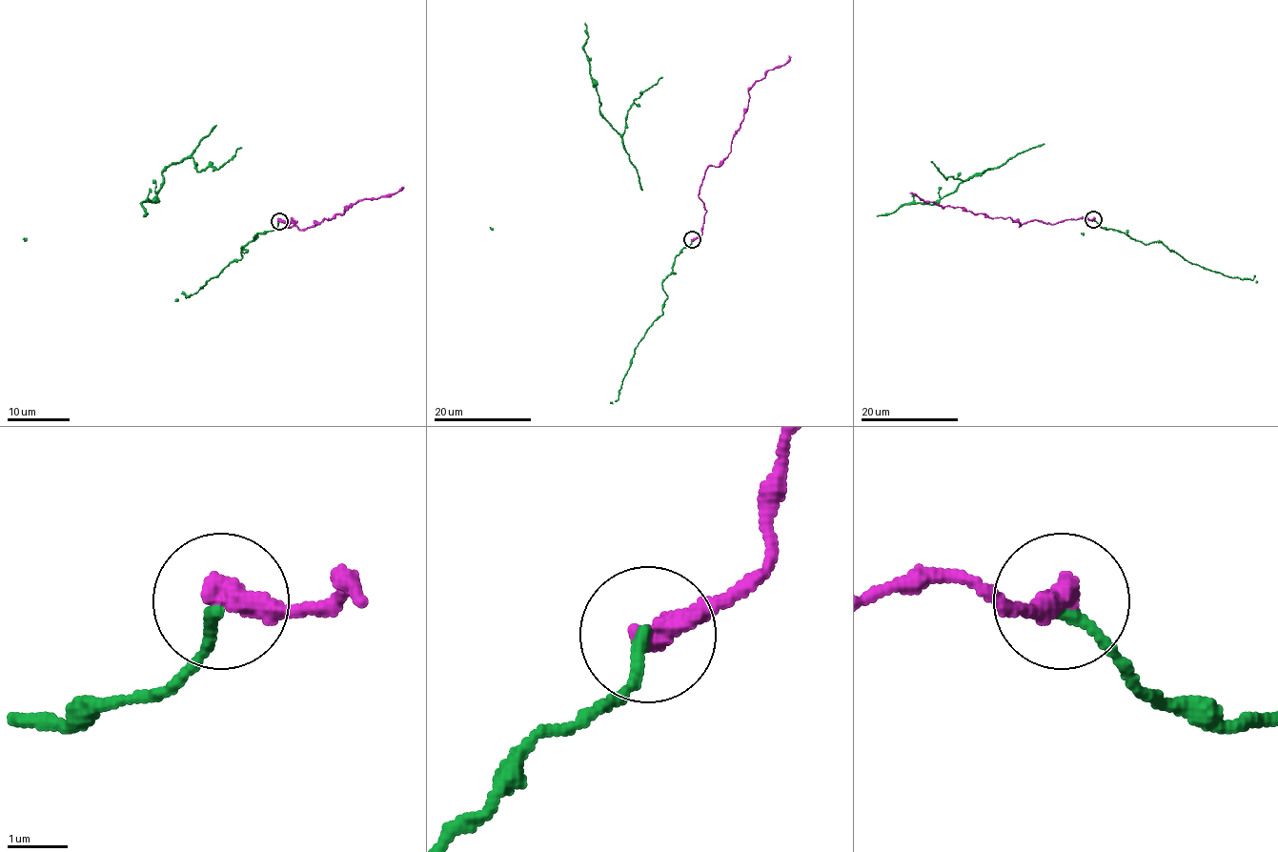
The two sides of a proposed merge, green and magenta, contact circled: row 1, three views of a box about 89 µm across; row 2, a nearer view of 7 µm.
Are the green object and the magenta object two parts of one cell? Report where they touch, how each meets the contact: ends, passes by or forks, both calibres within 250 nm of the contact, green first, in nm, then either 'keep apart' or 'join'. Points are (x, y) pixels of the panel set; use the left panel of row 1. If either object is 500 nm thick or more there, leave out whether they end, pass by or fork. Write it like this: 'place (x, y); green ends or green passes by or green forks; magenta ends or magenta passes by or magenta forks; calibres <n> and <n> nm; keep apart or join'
place (279, 221); green ends; magenta ends; calibres 200 and 460 nm; join

